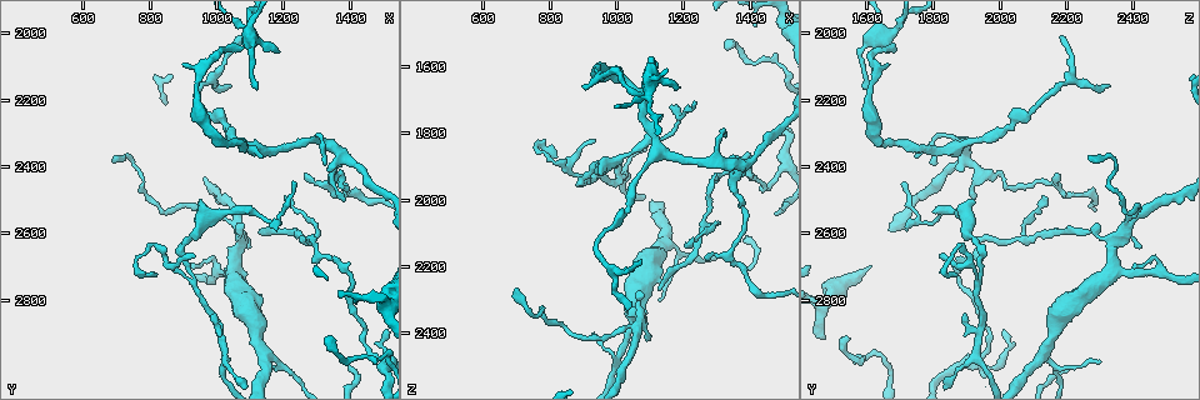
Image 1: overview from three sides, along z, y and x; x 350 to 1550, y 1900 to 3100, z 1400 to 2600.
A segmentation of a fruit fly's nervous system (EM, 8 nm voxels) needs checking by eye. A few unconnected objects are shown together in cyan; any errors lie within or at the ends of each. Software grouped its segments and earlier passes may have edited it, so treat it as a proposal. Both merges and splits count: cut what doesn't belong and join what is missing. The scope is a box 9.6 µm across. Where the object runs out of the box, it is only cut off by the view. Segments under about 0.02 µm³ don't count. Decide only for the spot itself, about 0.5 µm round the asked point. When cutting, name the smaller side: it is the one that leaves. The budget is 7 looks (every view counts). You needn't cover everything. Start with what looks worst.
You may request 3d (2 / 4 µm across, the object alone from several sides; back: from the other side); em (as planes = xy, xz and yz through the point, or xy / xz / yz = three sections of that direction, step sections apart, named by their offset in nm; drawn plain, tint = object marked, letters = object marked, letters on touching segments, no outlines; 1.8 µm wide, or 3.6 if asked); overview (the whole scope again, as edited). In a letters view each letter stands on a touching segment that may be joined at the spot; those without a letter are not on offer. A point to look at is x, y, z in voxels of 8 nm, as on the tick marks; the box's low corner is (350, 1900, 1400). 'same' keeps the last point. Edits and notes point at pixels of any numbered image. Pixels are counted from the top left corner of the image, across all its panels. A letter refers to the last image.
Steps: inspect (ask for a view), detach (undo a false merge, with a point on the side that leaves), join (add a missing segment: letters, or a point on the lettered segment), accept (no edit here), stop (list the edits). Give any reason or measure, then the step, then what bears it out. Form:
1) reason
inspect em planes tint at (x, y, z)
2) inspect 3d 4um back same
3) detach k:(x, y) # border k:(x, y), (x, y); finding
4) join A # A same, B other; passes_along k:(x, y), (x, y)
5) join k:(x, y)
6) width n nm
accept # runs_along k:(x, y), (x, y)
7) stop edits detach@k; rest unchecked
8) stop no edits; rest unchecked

inspect 3d 2um at (1030, 2150, 2320)

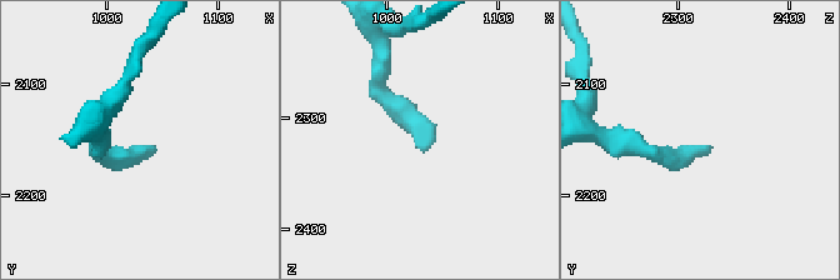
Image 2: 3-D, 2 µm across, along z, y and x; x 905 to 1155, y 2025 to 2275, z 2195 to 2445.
shape alone is not enough
inspect em planes letters at (1038, 2156, 2326)

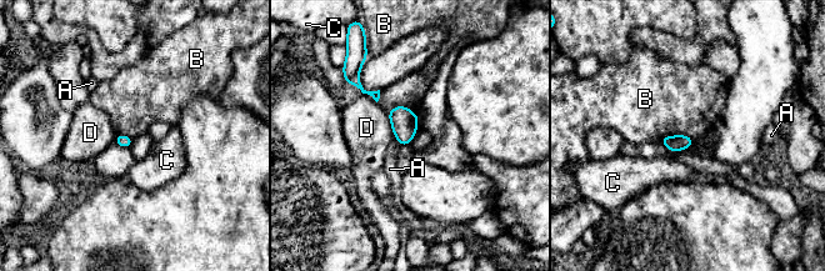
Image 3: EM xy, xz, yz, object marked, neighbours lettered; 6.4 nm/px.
longest_contact B 240 nm
accept # A other, B other, C other, D other; none of them fits

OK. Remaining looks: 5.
sharp bend
inspect 3d 2um at (1340, 2460, 2170)

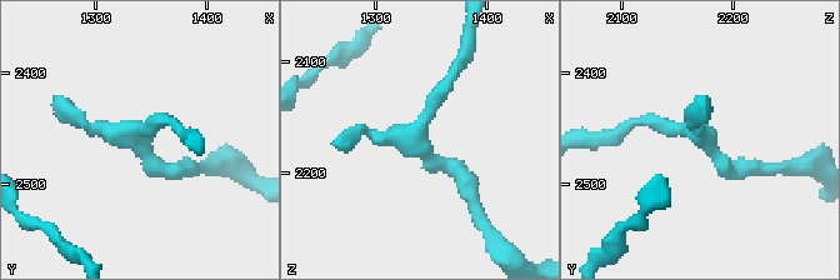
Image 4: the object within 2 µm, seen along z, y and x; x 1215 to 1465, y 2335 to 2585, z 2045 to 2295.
shape alone is not enough
inspect em yz step 4 letters at (1338, 2462, 2180)

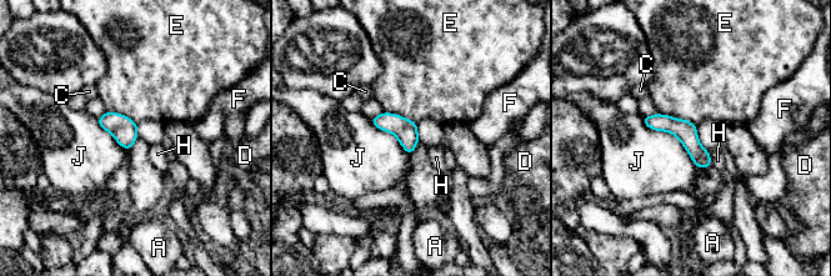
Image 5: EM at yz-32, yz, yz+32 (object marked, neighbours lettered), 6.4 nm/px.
longest_contact J 480 nm
accept # A other, C other, D other, E other, F other, H other, J other; border 5:(642, 116), (696, 165); all the same neuron

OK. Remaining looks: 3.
thin end
inspect 3d 2um at (1240, 2450, 1700)

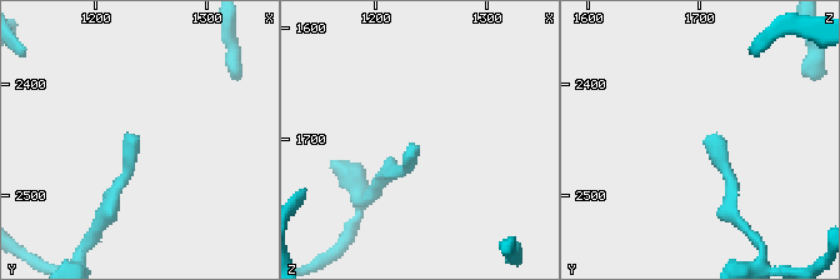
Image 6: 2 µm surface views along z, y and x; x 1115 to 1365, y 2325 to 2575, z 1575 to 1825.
now the EM
inspect em planes letters at (1236, 2448, 1702)

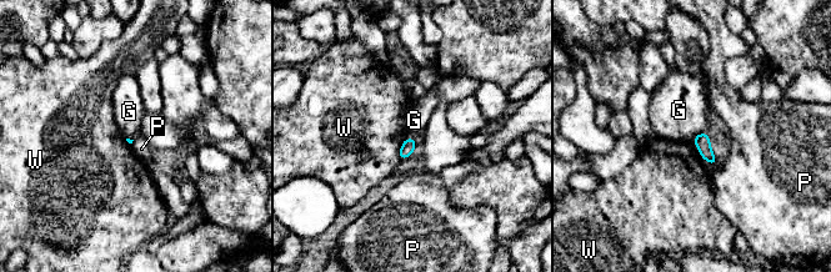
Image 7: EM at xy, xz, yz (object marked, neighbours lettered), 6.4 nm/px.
accept # G other, P other, W other; no lettered segment goes on from it

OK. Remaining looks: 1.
stop no edits; rest unchecked

